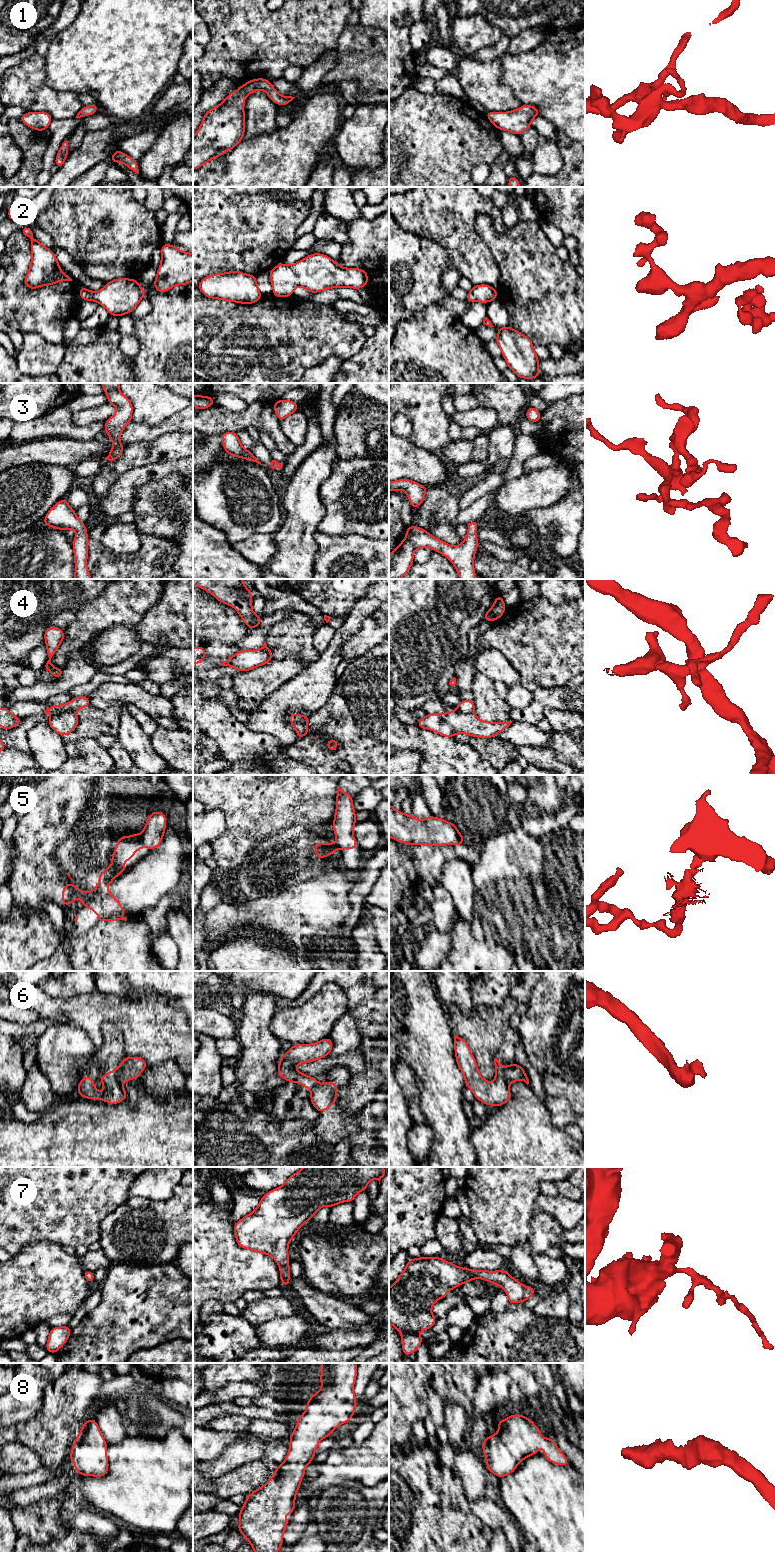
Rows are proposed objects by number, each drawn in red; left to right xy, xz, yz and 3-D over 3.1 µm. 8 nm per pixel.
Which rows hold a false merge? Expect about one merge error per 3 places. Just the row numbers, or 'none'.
1, 4, 5, 6

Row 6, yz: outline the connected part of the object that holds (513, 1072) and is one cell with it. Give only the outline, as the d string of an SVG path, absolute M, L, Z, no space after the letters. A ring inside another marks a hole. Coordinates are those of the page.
M512 1063L505 1068L505 1078L508 1084L518 1080L523 1080L527 1085L529 1084L525 1070L516 1063Z

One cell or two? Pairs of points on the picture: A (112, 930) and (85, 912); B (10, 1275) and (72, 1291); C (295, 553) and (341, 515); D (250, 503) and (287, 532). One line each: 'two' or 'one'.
A: two
B: one
C: two
D: two

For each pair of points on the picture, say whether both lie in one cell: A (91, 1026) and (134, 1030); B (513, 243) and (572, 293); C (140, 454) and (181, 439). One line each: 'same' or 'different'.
A: same
B: same
C: same

